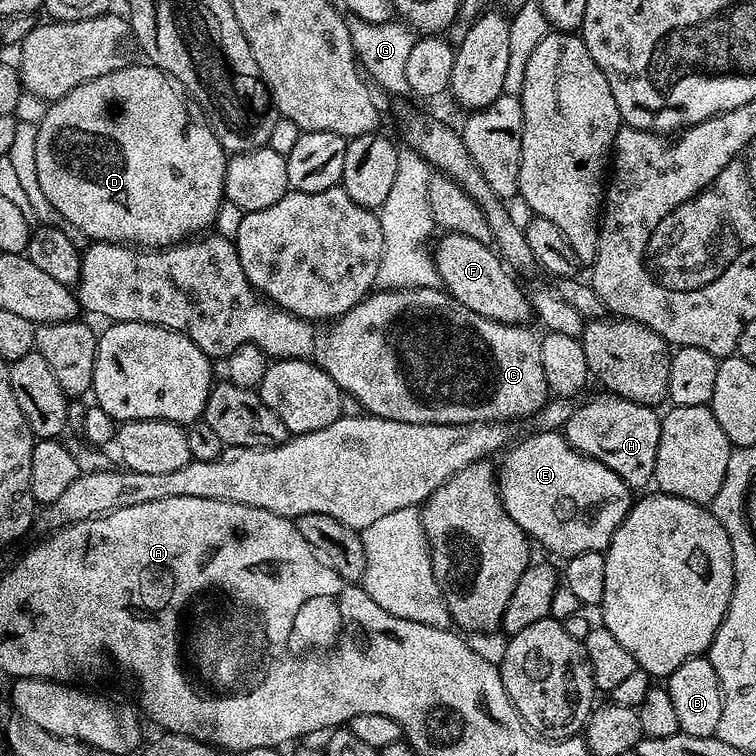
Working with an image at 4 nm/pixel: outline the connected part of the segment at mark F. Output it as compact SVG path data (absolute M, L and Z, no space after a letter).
M450 232L441 237L434 244L434 259L440 283L448 295L462 302L462 306L474 310L474 314L482 314L482 318L497 320L503 324L527 325L528 319L533 319L529 293L520 289L515 278L511 276L513 273L489 245L474 242L474 238L466 238L466 234Z

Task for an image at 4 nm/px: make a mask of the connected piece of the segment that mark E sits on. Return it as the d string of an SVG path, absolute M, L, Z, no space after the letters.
M560 432L533 433L521 444L513 443L503 453L500 468L498 464L498 491L506 514L525 536L561 558L604 552L633 506L633 489L602 462L574 451Z

